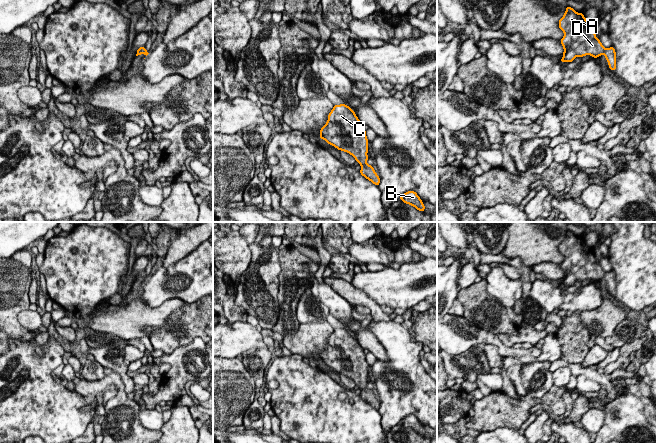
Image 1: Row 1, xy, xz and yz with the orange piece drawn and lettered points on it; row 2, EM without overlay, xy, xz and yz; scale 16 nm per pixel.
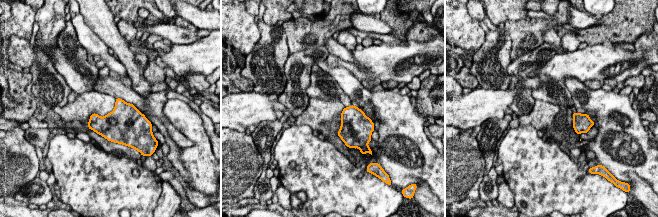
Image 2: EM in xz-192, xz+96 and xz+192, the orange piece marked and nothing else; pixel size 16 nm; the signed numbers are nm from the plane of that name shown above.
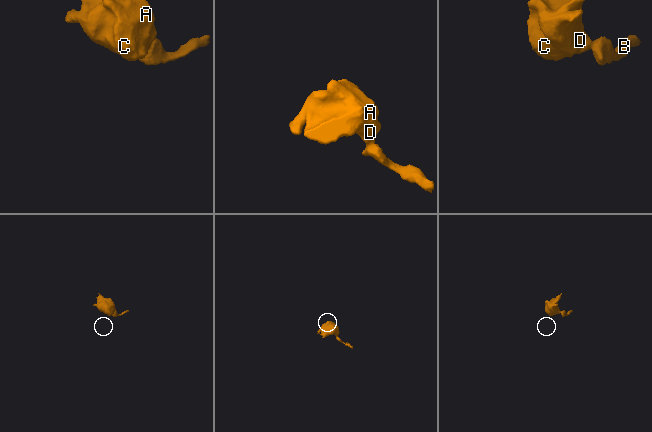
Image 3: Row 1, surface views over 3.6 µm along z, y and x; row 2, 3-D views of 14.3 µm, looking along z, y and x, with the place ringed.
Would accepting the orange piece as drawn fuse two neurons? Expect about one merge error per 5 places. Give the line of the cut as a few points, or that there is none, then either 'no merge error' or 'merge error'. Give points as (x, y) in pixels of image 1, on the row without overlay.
no cut | no merge error

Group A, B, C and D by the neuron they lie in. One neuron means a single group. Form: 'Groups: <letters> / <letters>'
Groups: A B C D

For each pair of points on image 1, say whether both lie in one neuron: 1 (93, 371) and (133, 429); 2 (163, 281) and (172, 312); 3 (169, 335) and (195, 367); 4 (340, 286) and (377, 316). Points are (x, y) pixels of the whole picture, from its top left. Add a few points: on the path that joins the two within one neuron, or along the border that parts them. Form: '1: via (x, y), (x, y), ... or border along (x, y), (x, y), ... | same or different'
1: border along (106, 375), (97, 380), (86, 380), (81, 377) | different
2: border along (192, 302), (169, 298), (158, 306), (146, 304) | different
3: border along (201, 338), (195, 337), (187, 344), (164, 354) | different
4: via (350, 293), (364, 299), (372, 306) | same

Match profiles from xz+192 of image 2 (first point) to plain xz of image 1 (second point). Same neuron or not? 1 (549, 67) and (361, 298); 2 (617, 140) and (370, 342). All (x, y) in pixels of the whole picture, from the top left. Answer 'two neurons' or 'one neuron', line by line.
1: two neurons
2: two neurons

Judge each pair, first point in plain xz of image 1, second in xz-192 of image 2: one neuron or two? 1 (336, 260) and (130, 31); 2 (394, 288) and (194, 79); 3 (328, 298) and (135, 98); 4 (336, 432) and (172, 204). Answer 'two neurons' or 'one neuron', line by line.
1: one neuron
2: two neurons
3: two neurons
4: two neurons

